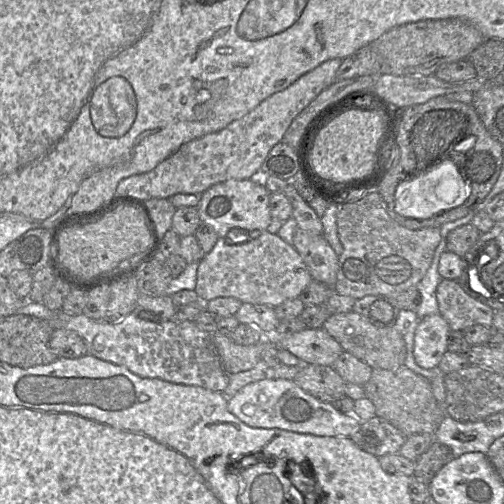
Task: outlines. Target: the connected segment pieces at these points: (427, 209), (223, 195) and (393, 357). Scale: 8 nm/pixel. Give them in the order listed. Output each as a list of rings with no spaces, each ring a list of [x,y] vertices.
[[[445,159],[401,181],[394,194],[394,210],[404,217],[427,219],[443,210],[460,205],[464,200],[469,200],[471,194],[471,190],[467,194],[465,182],[456,164],[450,159]]]
[[[230,179],[211,186],[200,195],[199,205],[197,207],[202,223],[210,225],[220,238],[225,239],[227,233],[232,228],[250,229],[256,232],[257,236],[262,231],[267,230],[271,224],[272,215],[270,212],[270,192],[262,182],[254,182],[250,179]]]
[[[350,311],[331,314],[322,328],[340,344],[343,351],[355,356],[372,369],[398,369],[405,364],[405,341],[395,327],[377,327],[364,316]]]

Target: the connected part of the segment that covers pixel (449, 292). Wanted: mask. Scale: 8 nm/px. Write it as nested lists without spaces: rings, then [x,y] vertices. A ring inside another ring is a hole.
[[[442,279],[436,289],[439,314],[451,330],[463,331],[473,325],[492,327],[494,310],[488,305],[468,295],[457,280]]]

